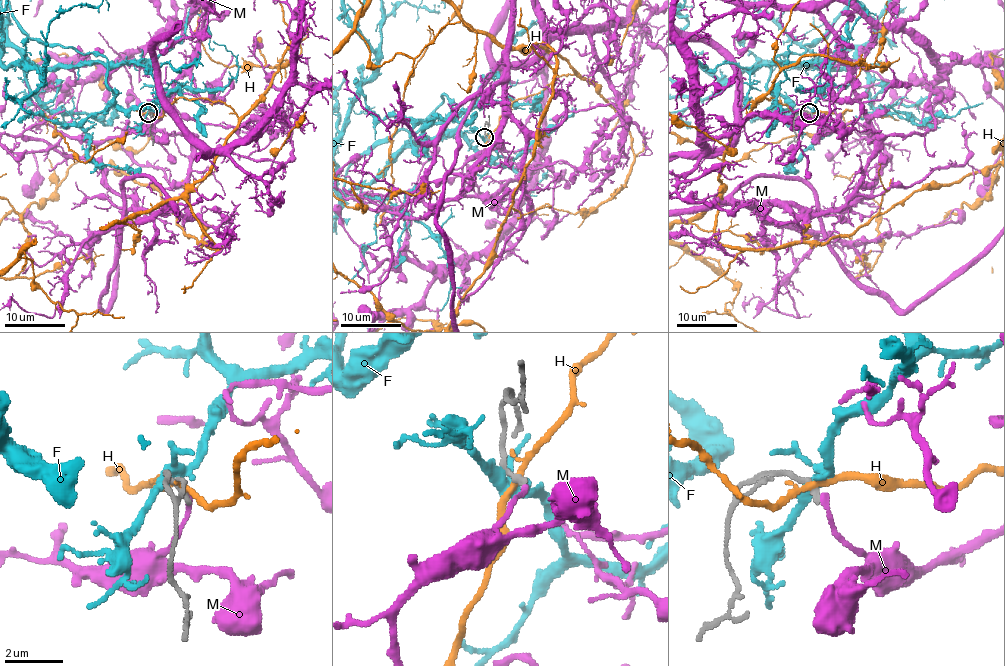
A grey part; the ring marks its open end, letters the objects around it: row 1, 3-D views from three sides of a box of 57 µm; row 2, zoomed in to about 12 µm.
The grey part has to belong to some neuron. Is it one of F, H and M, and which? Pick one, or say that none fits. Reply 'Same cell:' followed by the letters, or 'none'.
Same cell: F

